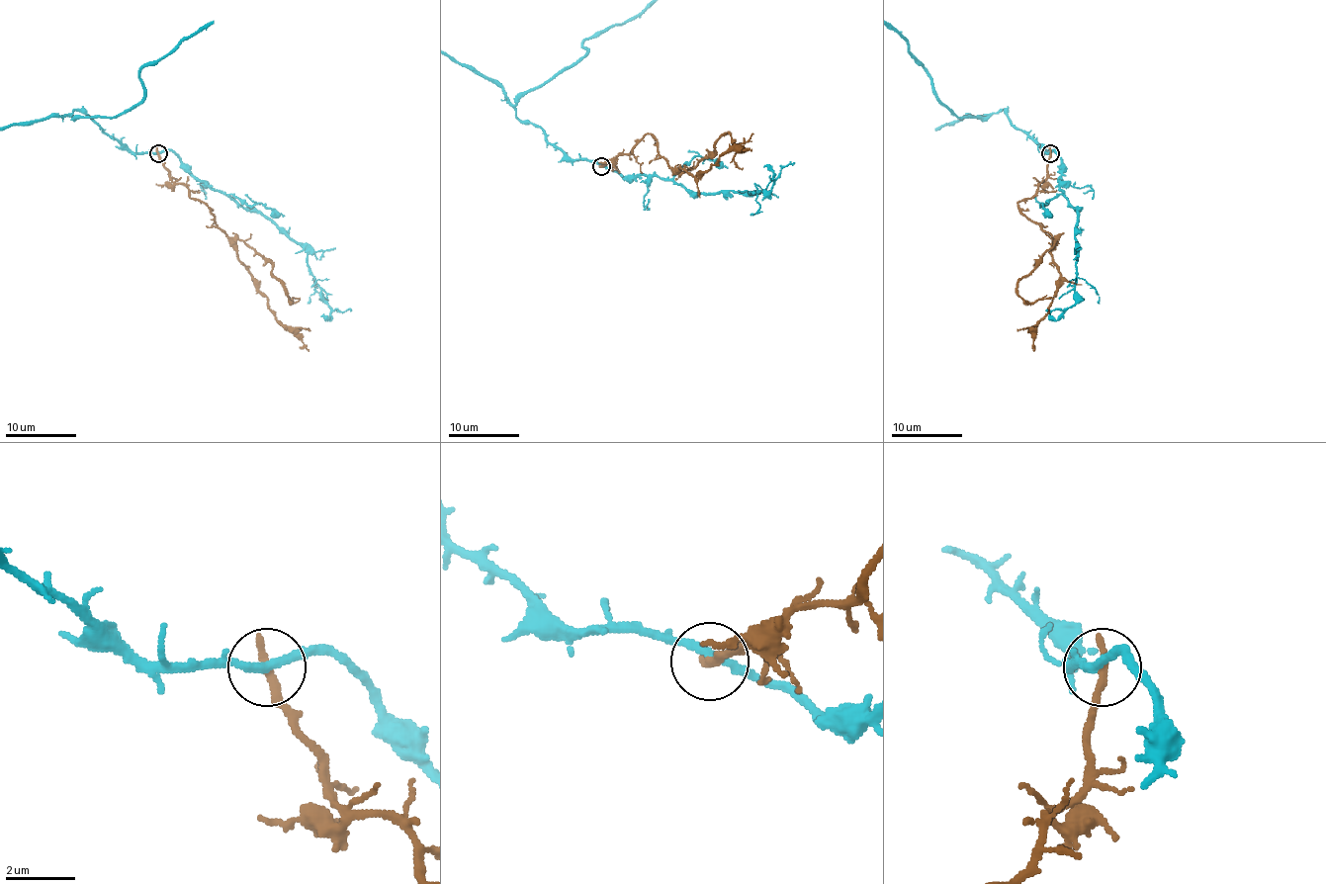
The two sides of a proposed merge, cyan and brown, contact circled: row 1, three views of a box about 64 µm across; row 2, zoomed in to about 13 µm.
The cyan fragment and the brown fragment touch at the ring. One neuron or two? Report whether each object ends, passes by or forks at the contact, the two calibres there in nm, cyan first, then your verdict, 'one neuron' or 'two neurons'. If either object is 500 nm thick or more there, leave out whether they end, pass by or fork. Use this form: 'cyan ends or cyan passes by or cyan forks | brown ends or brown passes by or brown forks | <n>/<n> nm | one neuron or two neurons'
cyan passes by | brown ends | 240/320 nm | two neurons

